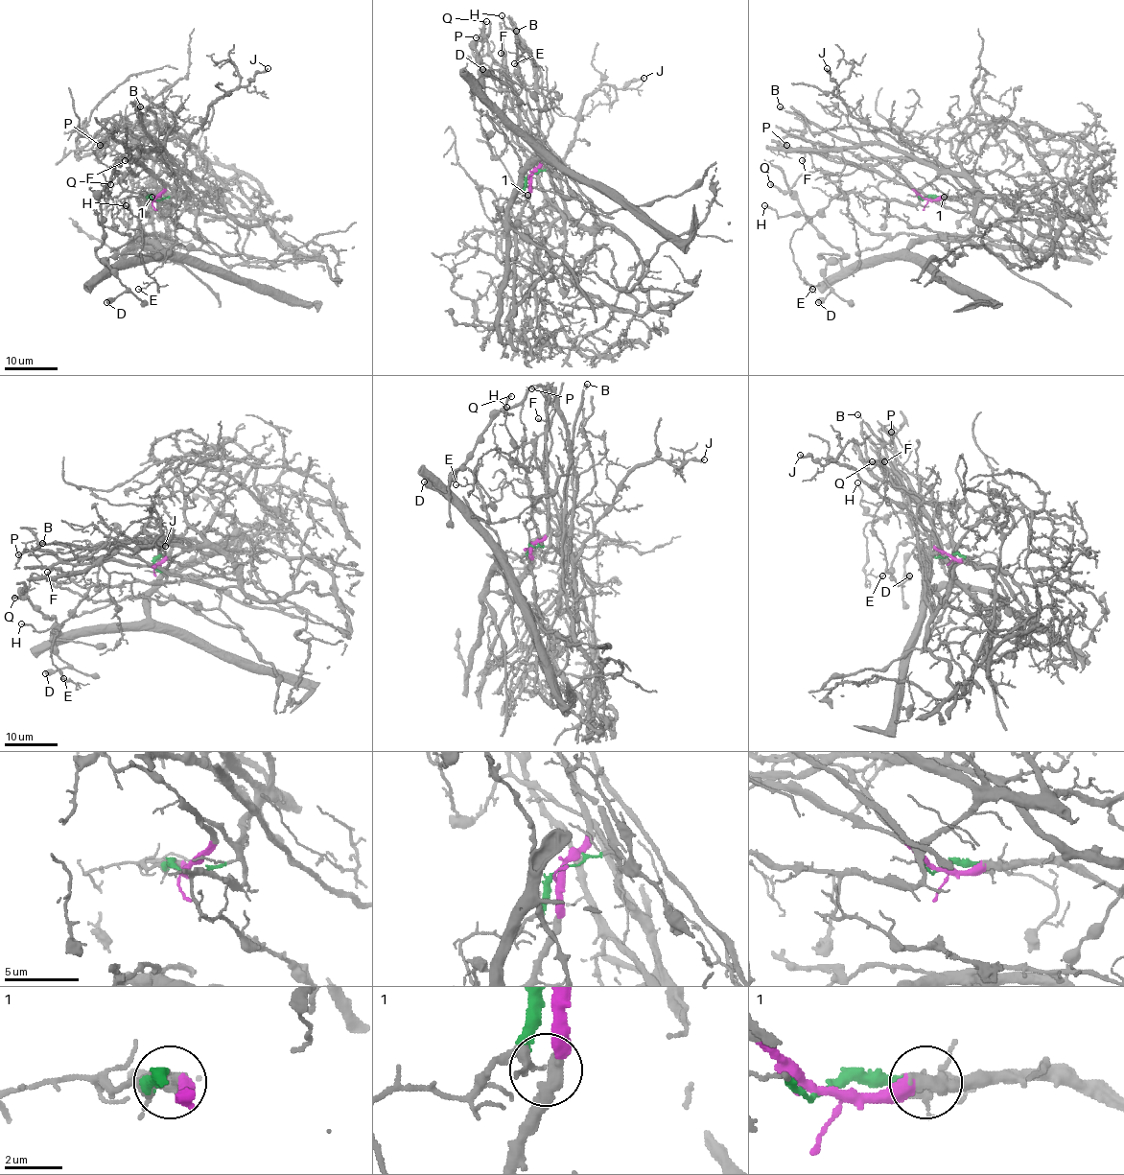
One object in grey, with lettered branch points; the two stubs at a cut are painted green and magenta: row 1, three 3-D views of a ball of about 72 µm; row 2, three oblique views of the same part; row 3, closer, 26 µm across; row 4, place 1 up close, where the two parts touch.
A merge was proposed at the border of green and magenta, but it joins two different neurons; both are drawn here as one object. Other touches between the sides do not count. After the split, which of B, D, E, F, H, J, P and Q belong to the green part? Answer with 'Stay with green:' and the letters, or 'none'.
Stay with green: B, E, H, J

